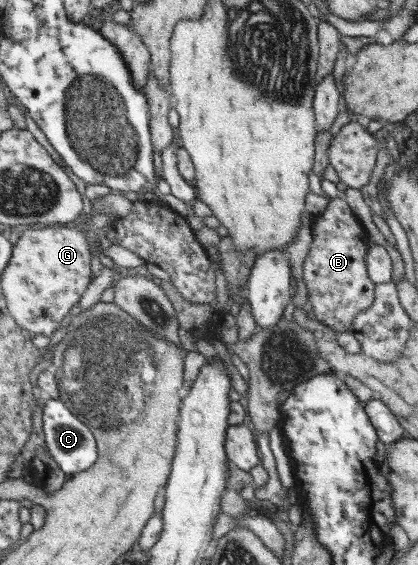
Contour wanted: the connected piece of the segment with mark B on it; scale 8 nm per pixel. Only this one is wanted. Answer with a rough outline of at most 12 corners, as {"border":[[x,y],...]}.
{"border":[[343,197],[312,219],[315,320],[353,333],[373,306],[369,236]]}

